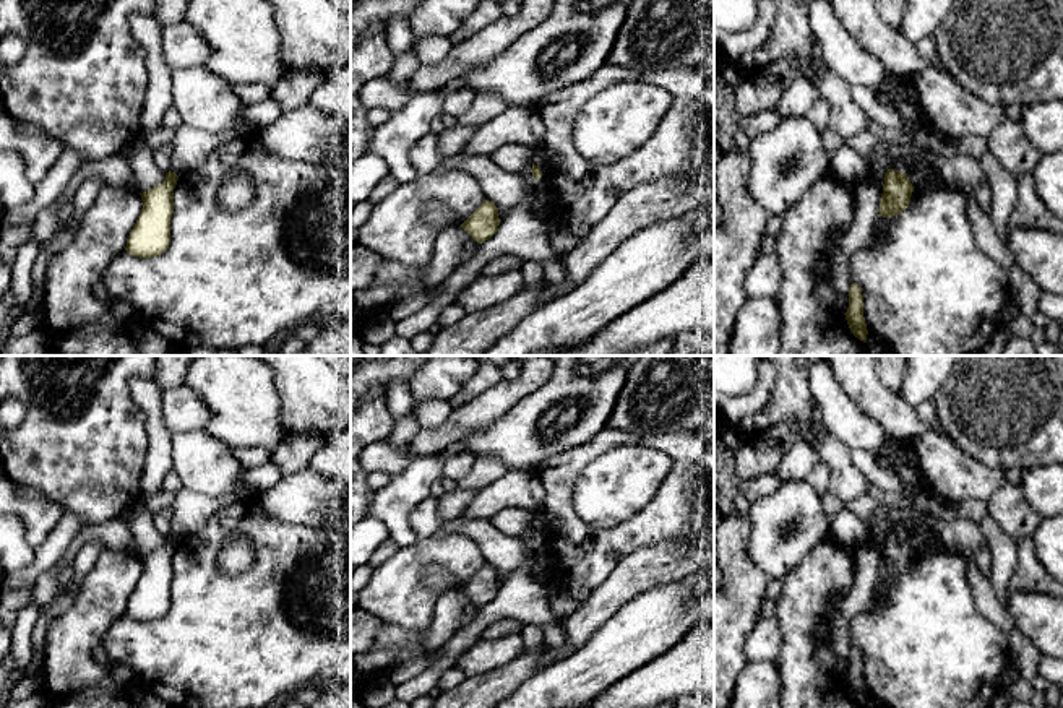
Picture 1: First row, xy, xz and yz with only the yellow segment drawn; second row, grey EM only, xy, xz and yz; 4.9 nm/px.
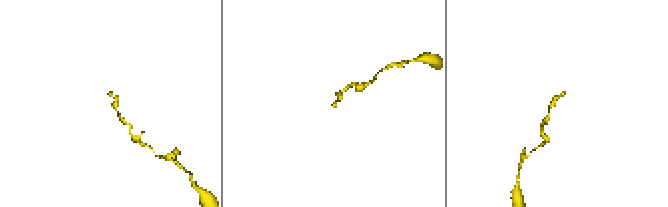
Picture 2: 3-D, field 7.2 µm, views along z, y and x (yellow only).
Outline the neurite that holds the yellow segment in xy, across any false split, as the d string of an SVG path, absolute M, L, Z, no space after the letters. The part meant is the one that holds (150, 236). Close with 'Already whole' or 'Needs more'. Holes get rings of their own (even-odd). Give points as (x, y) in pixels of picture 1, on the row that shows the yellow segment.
M172 171L166 180L140 193L143 209L133 226L125 250L140 258L151 258L164 253L170 242L170 218L174 213L174 188L179 175Z. Already whole

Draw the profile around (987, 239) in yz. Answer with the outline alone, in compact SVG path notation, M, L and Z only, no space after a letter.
M966 190L964 193L975 244L987 257L996 261L1008 273L1013 265L1013 258L1008 247L995 231L990 214L980 208L972 190Z

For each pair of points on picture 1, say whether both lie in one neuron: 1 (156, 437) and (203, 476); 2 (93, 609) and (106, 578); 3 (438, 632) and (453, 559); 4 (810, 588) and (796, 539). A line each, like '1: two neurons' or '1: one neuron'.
1: two neurons
2: one neuron
3: two neurons
4: two neurons

